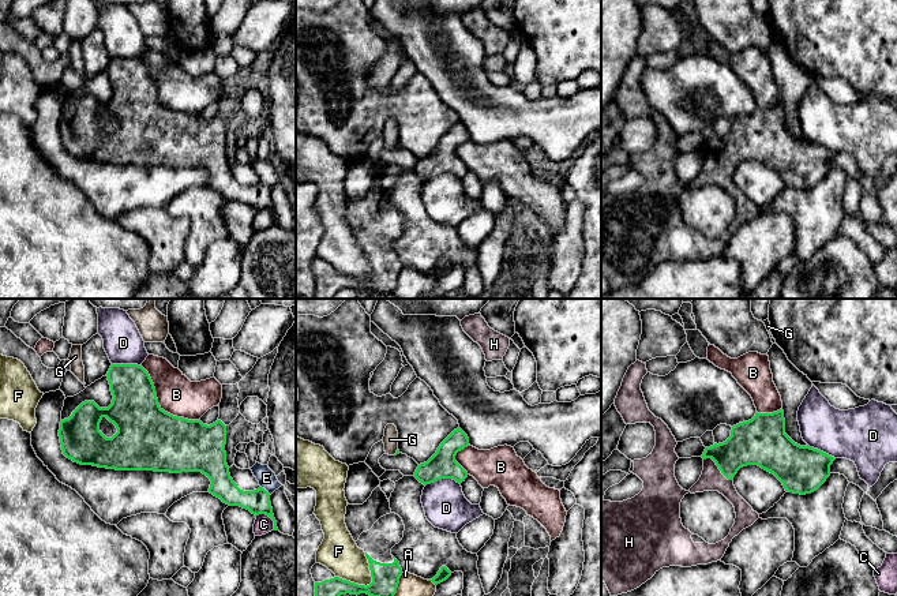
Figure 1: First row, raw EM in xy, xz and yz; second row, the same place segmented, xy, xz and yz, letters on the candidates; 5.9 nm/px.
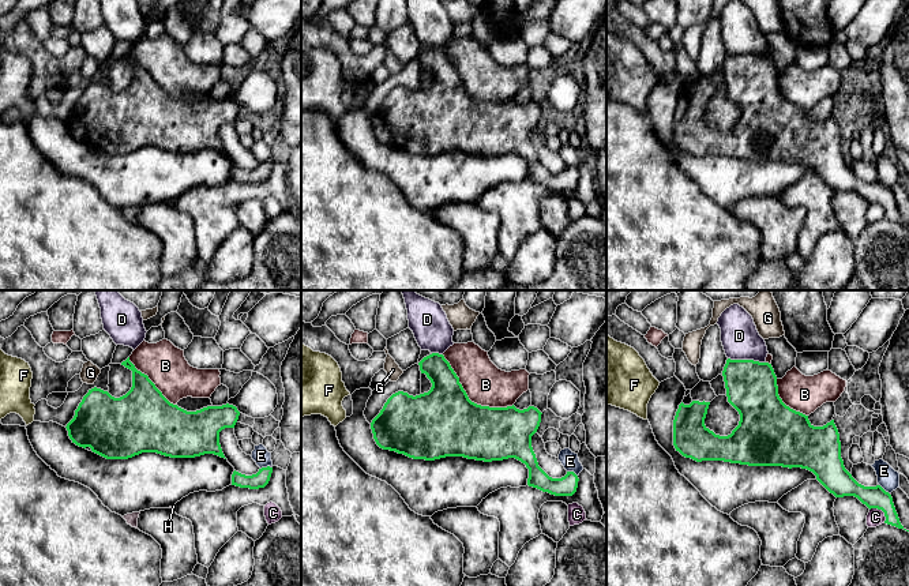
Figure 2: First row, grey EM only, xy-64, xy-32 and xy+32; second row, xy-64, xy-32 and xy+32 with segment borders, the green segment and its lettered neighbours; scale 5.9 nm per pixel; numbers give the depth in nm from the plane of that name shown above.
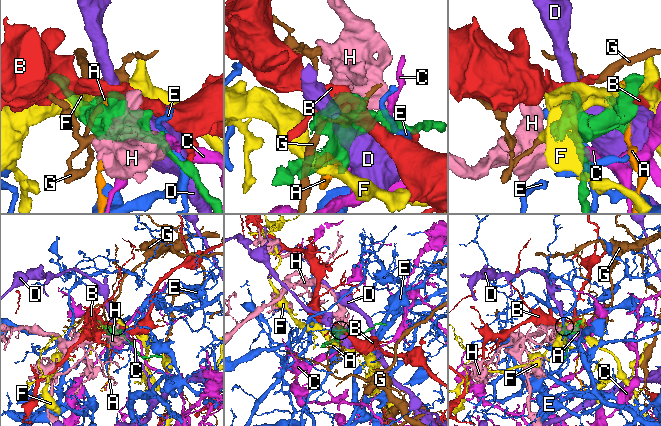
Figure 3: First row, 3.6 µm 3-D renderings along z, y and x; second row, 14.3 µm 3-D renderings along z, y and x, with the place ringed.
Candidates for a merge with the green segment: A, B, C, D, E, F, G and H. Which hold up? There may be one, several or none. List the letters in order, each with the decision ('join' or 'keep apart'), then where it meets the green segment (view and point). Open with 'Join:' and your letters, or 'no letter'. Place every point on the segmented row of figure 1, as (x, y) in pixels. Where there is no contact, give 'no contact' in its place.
Join: H
A: keep apart; contact xz (431, 580)
B: keep apart; contact xy (158, 405)
C: keep apart; contact xy (269, 516)
D: keep apart; contact xz (442, 478)
E: keep apart; contact xy (265, 490)
F: keep apart; contact xz (367, 585)
G: keep apart; contact xz (397, 452)
H: join; contact yz (719, 468)

